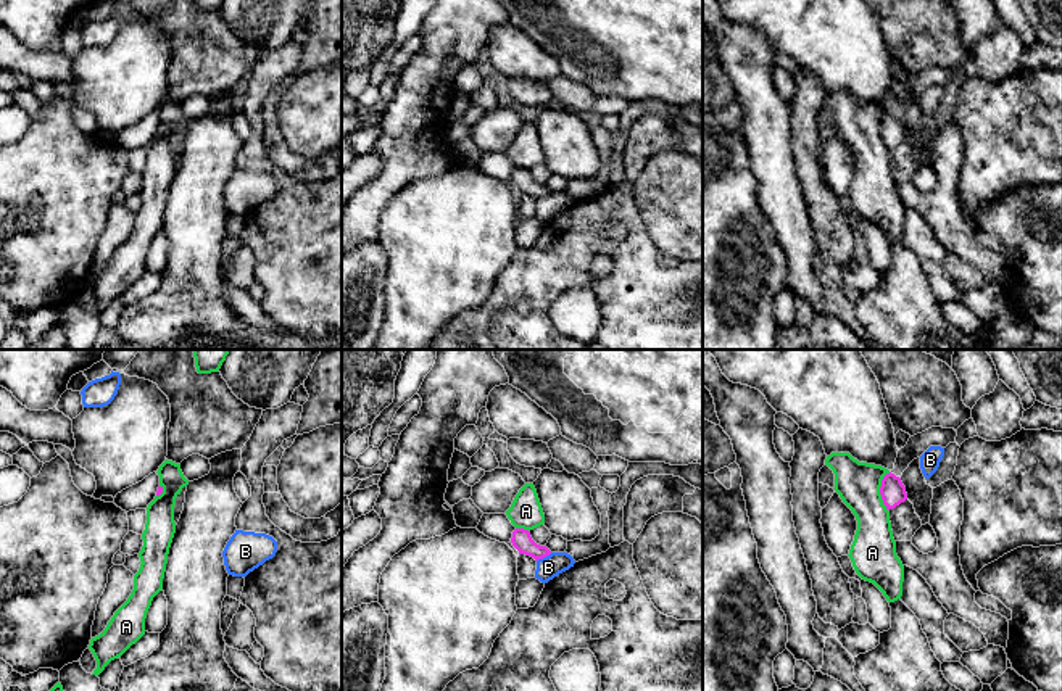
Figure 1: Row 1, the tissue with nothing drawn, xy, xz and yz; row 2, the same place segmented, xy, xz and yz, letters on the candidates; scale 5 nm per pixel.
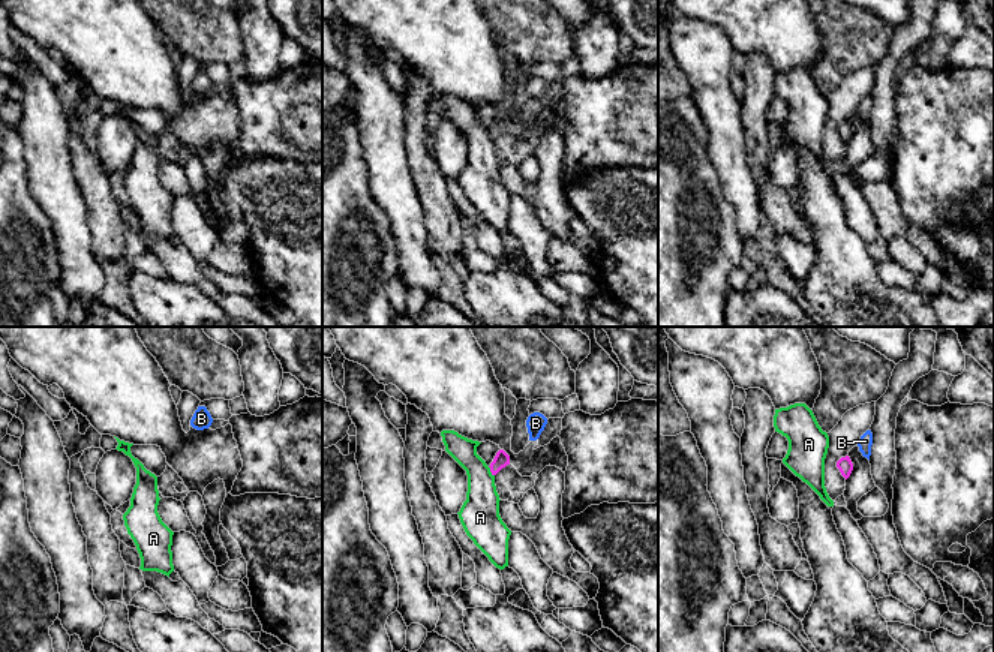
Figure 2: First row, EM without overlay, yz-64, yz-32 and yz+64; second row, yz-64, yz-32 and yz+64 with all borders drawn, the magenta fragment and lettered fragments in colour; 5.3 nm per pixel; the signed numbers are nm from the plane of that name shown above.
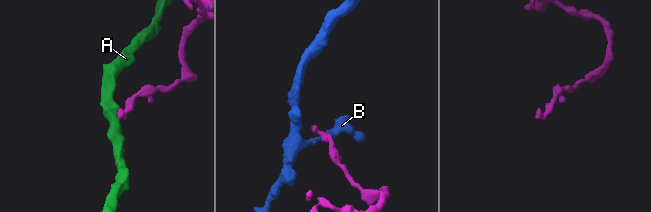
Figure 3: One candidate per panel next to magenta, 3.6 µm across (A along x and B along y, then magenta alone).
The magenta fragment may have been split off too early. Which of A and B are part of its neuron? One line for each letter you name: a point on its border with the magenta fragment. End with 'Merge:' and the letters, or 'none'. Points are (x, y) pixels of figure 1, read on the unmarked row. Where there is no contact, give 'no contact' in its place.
Merge: none

